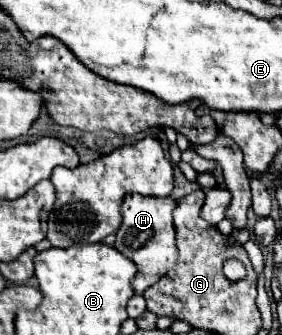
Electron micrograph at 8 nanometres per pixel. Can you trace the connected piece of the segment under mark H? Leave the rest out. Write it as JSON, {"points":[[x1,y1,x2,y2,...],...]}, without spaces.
{"points":[[128,194,124,198,122,226,116,232,114,248,120,250,124,256,128,256,138,268,138,274,132,280,136,292,144,292,146,288,150,288,180,260,180,254,176,250,176,226,172,226,174,210,176,210,176,200,172,200,170,196,154,198,142,194]]}

